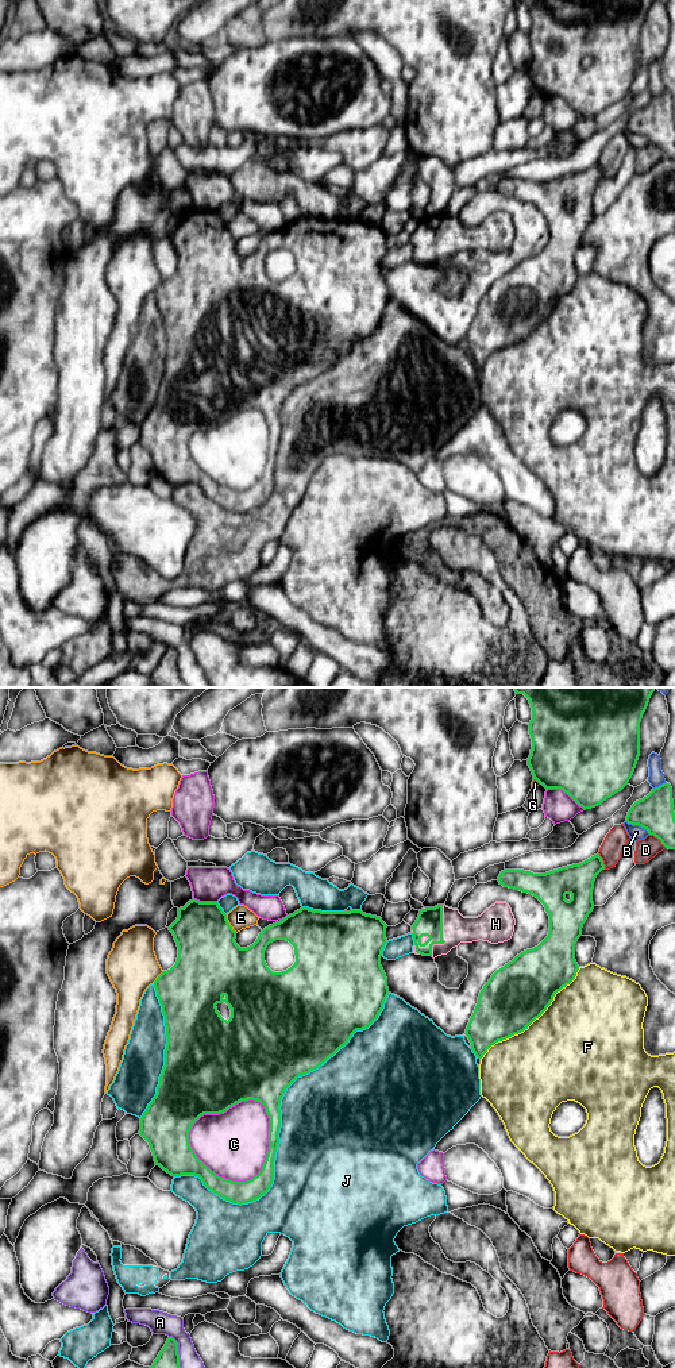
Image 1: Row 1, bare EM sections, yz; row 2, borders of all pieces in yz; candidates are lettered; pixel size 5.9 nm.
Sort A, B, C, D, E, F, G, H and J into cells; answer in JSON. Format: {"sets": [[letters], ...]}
{"sets": [["A"], ["B"], ["C"], ["D", "J"], ["E"], ["F"], ["G"], ["H"]]}

